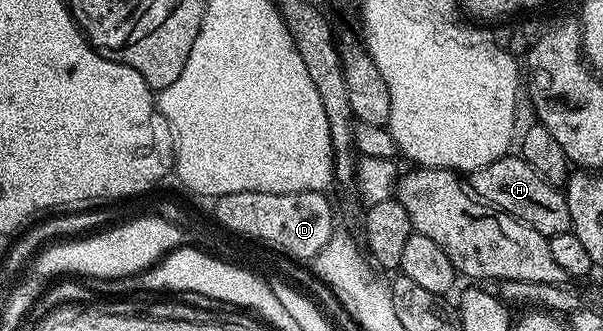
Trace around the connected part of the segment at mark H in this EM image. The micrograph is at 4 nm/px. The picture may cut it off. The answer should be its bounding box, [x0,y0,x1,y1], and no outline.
[468,153,570,236]

